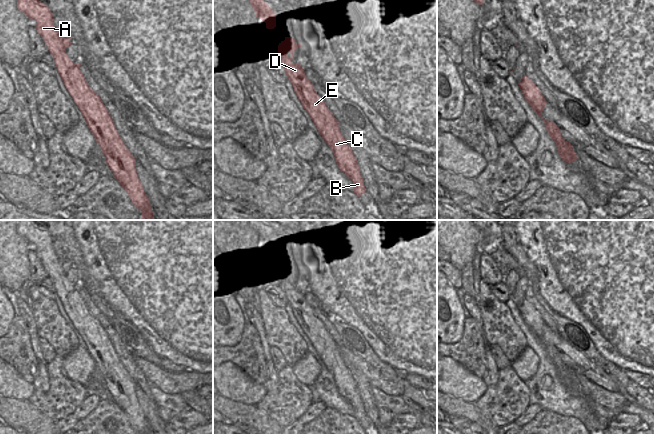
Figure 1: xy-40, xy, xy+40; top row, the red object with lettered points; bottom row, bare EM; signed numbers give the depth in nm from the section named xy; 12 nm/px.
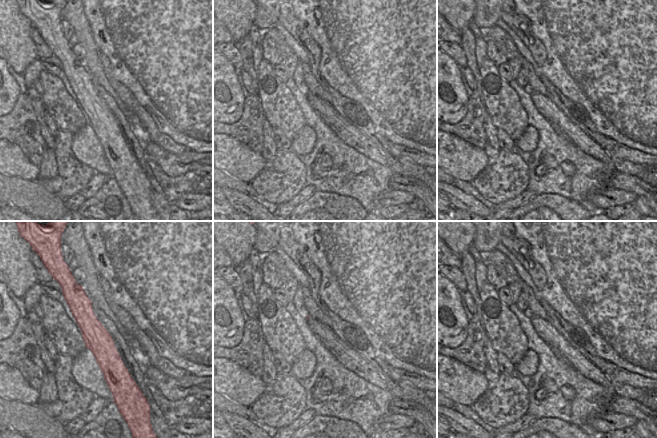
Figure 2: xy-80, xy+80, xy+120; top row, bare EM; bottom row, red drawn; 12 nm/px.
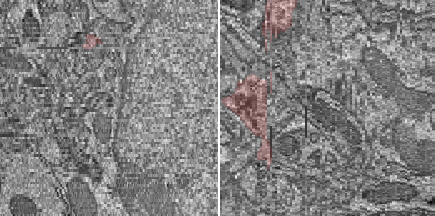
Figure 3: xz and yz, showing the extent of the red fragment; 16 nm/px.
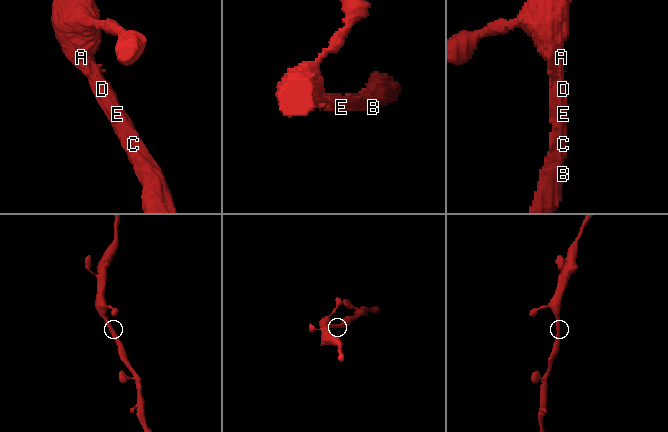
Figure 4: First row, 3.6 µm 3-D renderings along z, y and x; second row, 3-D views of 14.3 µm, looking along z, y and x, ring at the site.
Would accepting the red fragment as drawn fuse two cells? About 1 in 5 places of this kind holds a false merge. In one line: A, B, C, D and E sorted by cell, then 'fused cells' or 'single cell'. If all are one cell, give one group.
A B C D E; single cell

